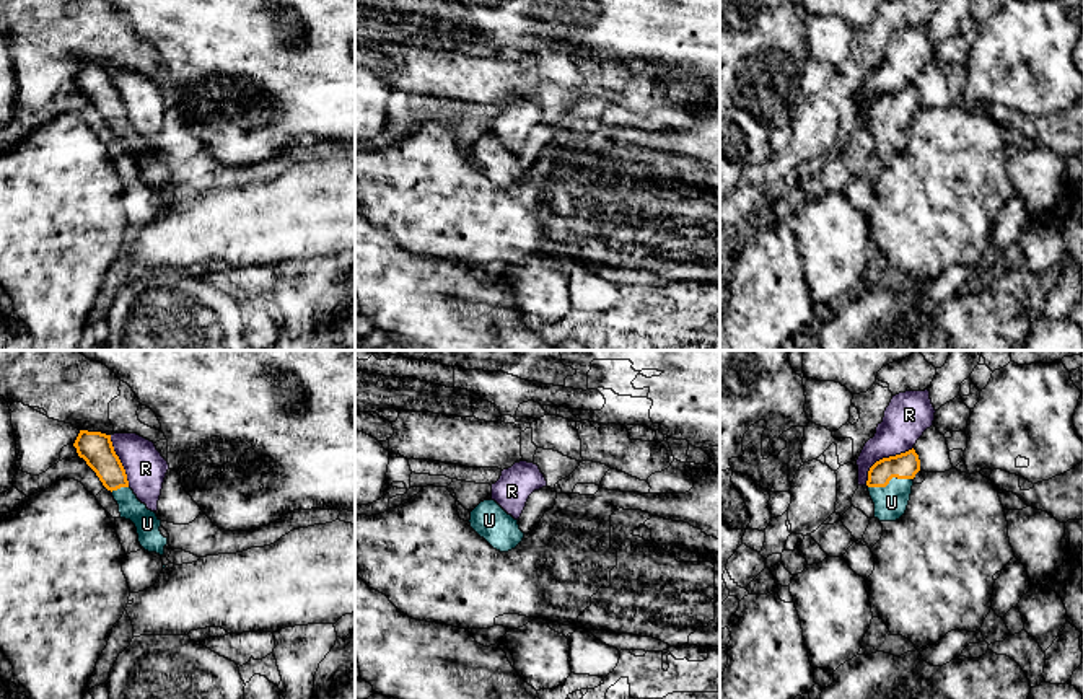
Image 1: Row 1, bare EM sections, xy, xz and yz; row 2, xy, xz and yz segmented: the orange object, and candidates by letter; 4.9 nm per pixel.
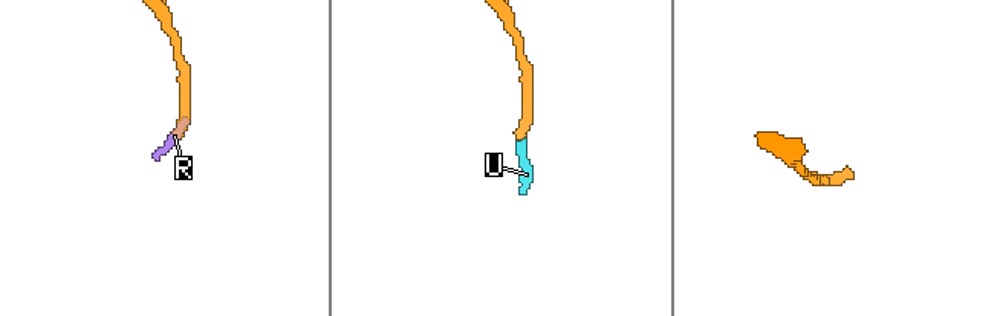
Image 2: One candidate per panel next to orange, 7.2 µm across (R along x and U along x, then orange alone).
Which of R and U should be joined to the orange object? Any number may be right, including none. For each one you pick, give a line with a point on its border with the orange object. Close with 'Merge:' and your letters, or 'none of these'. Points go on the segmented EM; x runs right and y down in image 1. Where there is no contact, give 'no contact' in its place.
U: yz (890, 479)
Merge: U

